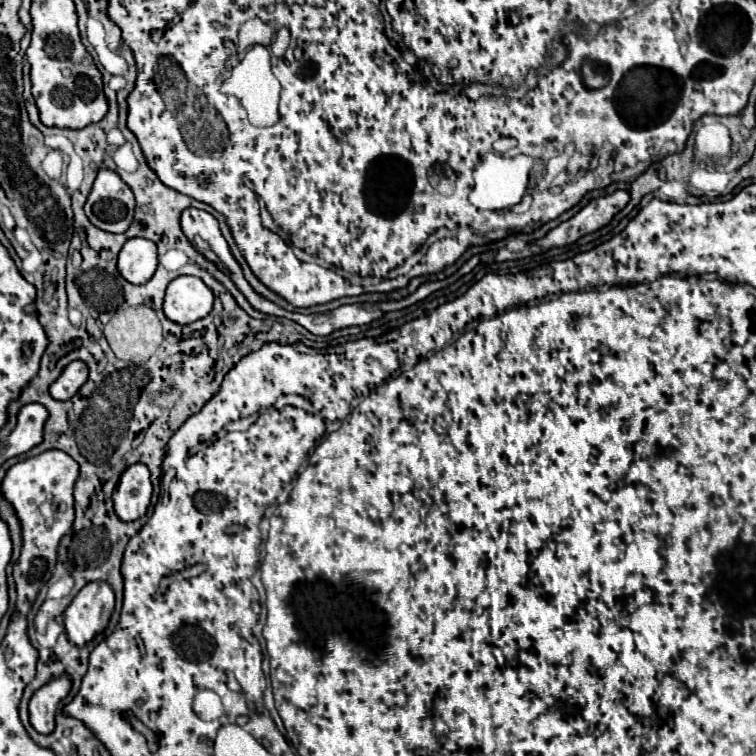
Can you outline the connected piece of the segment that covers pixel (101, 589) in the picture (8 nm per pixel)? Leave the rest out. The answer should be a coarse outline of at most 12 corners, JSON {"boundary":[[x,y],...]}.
{"boundary":[[106,581],[80,589],[64,611],[68,639],[82,647],[114,611]]}

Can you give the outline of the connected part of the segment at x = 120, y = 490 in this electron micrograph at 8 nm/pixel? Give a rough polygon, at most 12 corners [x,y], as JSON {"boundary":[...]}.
{"boundary":[[144,463],[122,473],[112,499],[122,521],[144,517],[152,481]]}

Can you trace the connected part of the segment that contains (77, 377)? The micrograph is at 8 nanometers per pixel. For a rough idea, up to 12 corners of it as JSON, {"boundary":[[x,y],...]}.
{"boundary":[[72,361],[50,385],[58,401],[72,399],[88,379],[88,365]]}

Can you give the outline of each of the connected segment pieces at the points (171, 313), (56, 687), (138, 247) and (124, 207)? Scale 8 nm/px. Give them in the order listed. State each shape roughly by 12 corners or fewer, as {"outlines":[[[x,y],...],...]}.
{"outlines":[[[176,277],[164,313],[188,325],[212,311],[212,289],[198,277]],[[60,675],[30,699],[30,723],[38,733],[52,733],[58,703],[72,681]],[[128,239],[118,271],[130,283],[146,283],[158,267],[156,243]],[[100,169],[84,211],[104,231],[124,233],[134,217],[132,189]]]}

